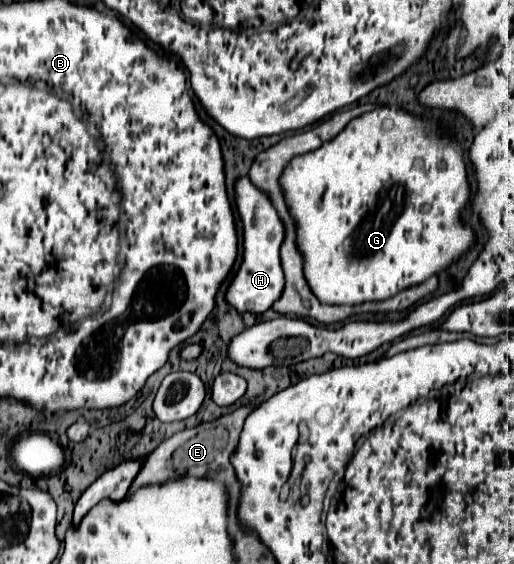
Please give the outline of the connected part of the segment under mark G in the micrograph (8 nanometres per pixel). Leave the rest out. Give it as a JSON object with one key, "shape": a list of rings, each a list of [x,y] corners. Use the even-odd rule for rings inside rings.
{"shape":[[[385,106],[351,120],[335,140],[323,144],[317,152],[293,158],[285,176],[281,176],[281,186],[297,220],[305,278],[313,294],[325,304],[385,300],[445,270],[475,242],[475,232],[461,222],[461,212],[469,204],[467,164],[461,144],[433,136],[429,120],[419,120],[401,108]]]}

